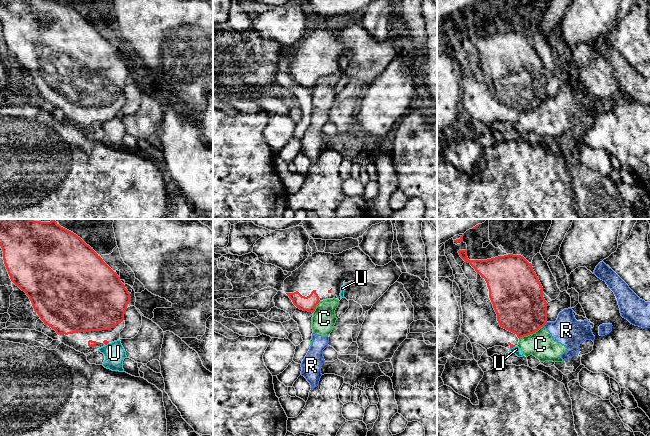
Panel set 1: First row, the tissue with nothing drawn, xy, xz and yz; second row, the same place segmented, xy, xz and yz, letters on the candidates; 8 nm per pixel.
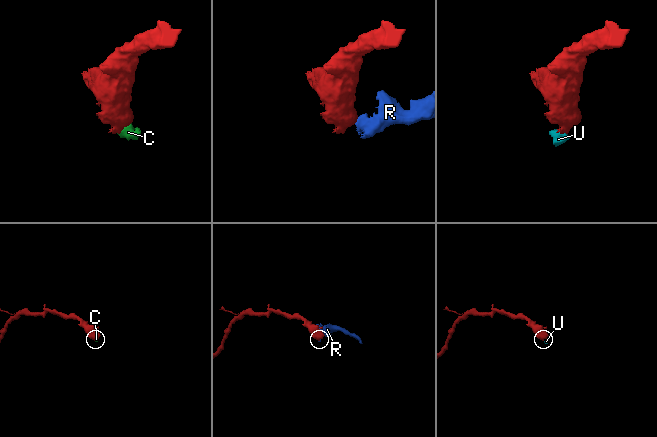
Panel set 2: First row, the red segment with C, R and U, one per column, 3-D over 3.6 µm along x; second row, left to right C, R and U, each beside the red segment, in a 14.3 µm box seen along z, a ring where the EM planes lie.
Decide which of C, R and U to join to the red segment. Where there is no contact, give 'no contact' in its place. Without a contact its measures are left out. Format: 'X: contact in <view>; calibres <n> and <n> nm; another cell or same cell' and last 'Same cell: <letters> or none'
C: contact in yz; calibres 400 and 220 nm; another cell
R: contact in yz; calibres 400 and 220 nm; another cell
U: contact in yz; calibres 30 and 60 nm; another cell
Same cell: none

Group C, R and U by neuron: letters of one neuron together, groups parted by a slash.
C R U

